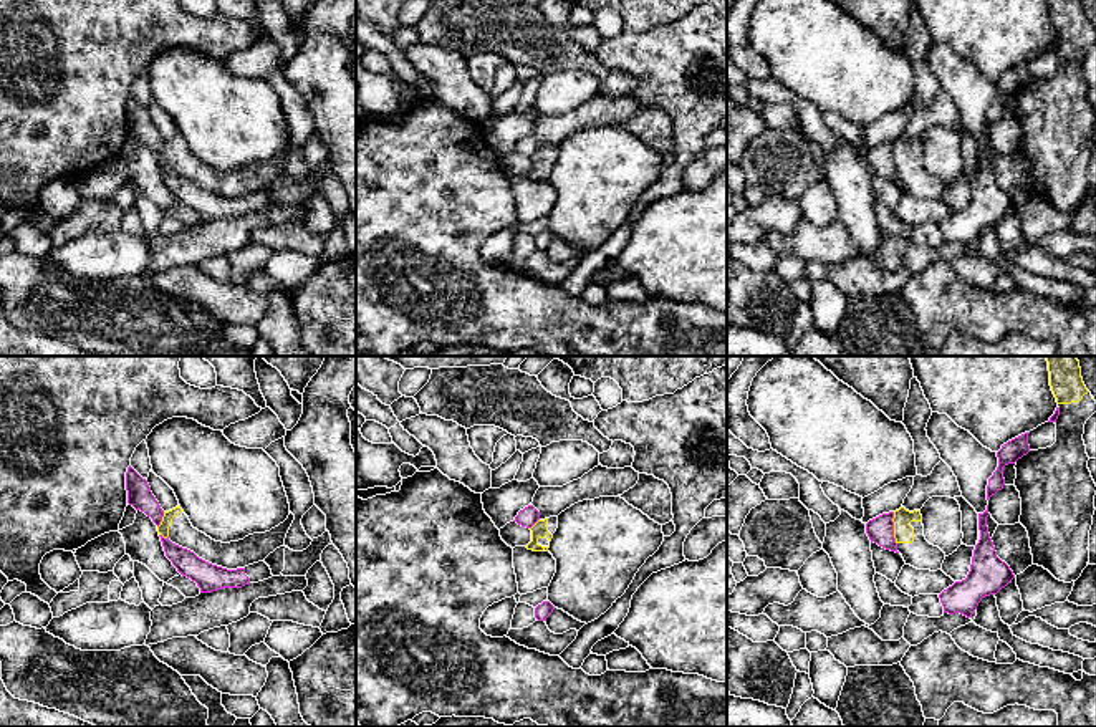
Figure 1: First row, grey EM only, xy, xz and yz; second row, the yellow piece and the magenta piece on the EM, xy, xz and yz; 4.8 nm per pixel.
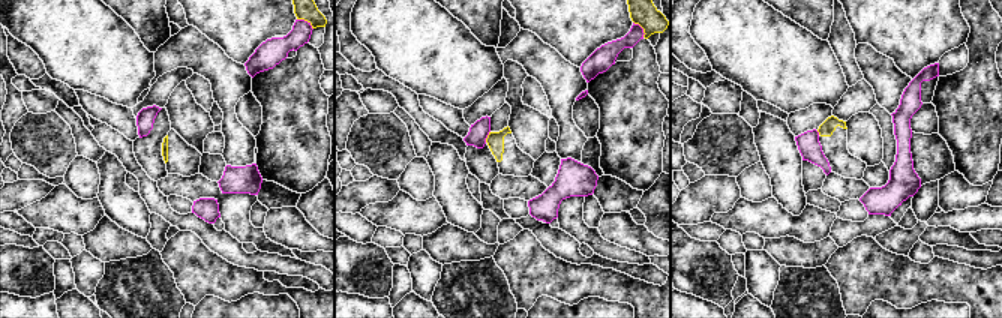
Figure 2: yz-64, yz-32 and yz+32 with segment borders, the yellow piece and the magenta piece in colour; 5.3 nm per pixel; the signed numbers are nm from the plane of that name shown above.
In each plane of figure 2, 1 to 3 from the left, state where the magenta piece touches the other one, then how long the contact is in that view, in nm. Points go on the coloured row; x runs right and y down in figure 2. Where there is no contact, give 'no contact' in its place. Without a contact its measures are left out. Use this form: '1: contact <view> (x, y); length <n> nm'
1: contact yz-64 (306, 20); length 110 nm
2: contact yz-32 (642, 27); length 110 nm
3: contact yz+32 (818, 131); length 30 nm

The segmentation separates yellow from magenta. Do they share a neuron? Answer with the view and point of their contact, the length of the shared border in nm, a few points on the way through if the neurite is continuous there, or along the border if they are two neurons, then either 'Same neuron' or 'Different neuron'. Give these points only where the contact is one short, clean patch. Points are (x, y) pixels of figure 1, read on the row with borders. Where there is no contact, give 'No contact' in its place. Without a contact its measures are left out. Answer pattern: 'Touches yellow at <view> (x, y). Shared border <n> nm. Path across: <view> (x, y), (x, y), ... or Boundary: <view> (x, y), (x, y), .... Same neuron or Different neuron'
Touches yellow at yz (894, 529). Shared border 160 nm. Different neuron

